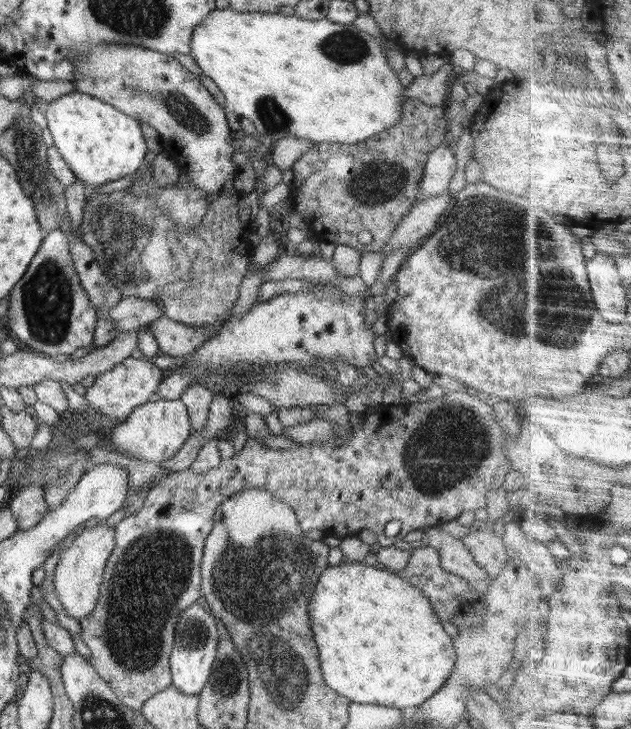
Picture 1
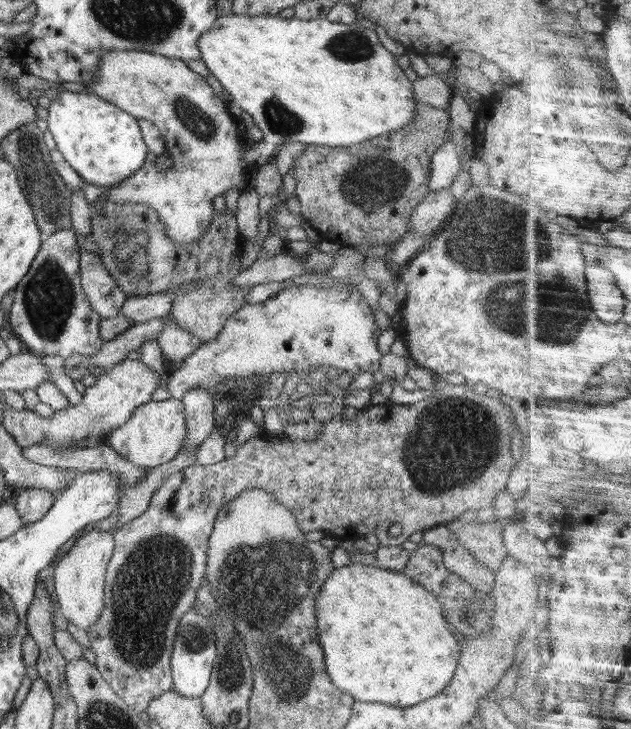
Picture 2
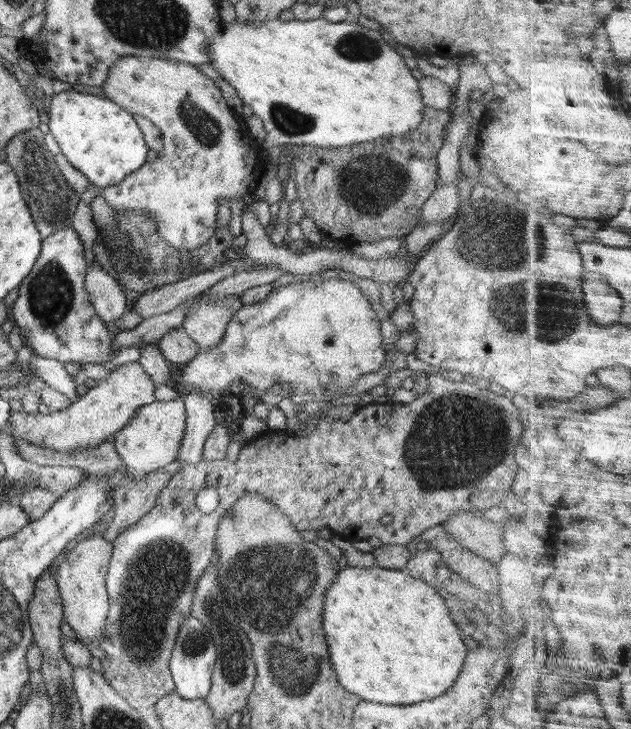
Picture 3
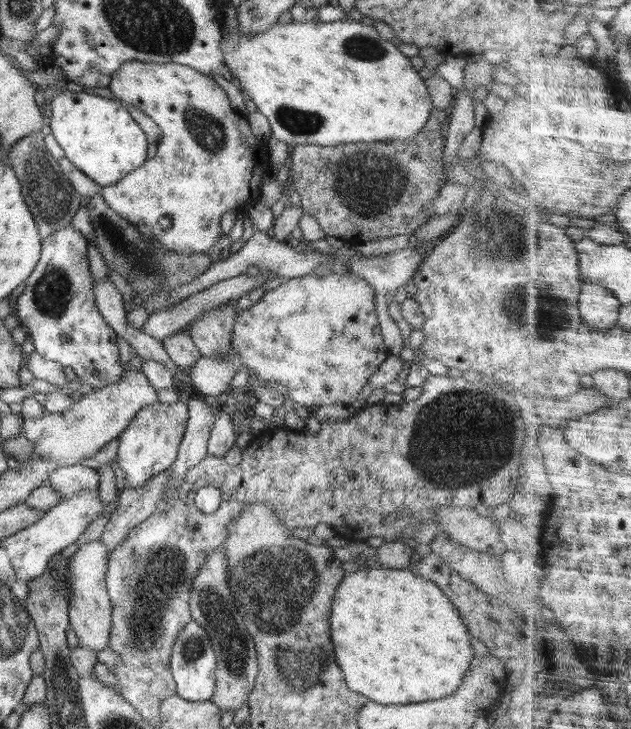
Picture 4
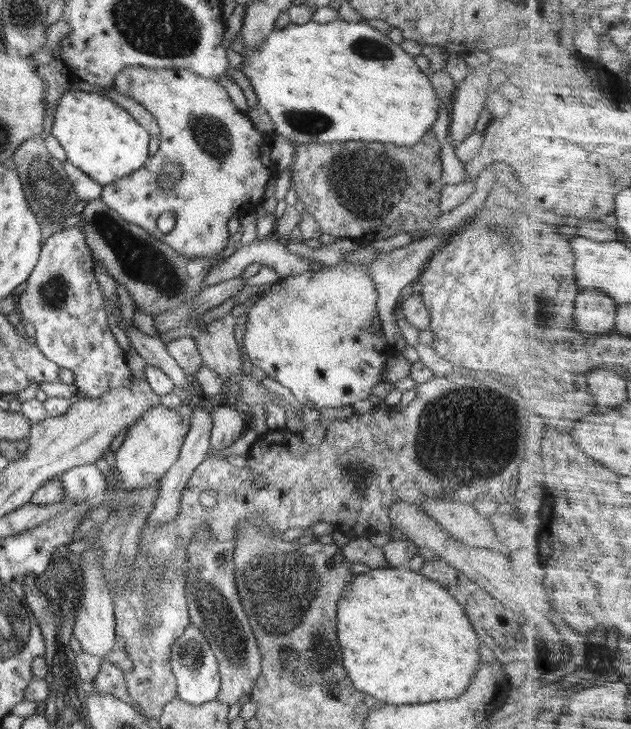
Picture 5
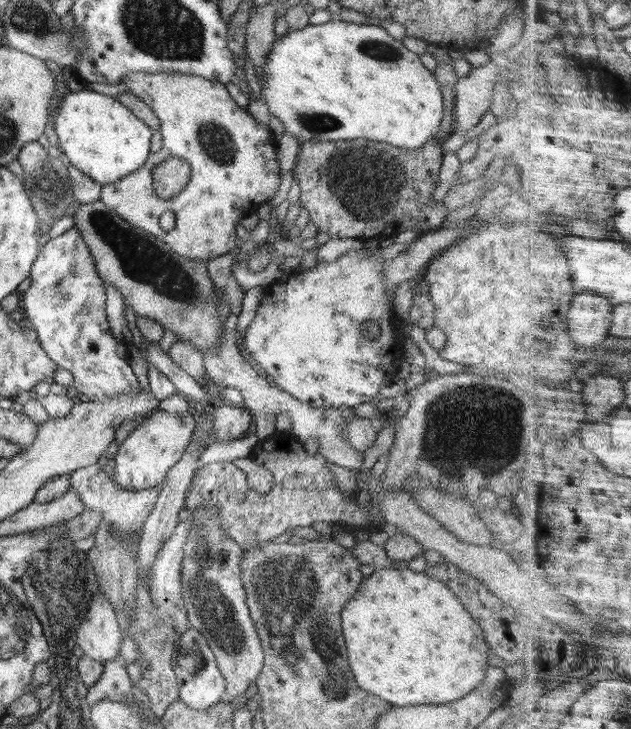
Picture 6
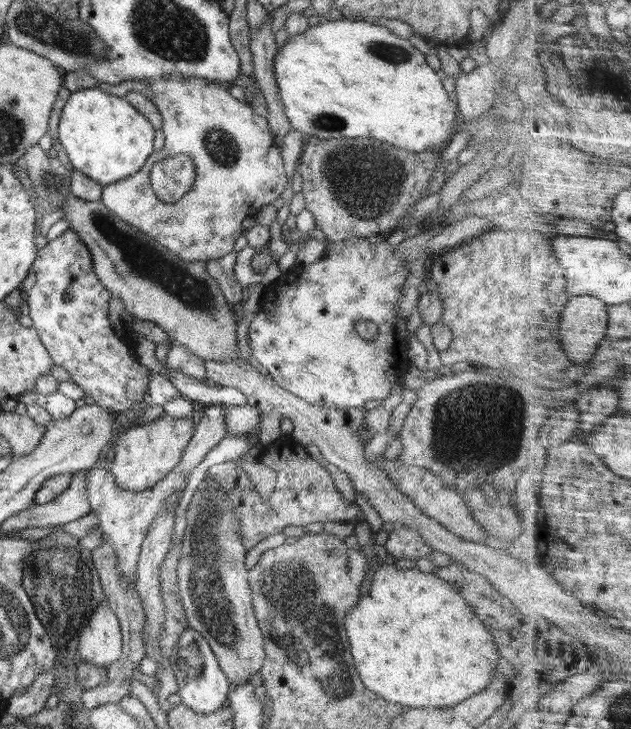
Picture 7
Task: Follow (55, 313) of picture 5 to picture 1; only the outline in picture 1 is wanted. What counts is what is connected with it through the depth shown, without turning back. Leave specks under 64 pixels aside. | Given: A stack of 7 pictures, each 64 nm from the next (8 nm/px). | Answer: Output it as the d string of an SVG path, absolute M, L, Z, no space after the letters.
M52 230L46 234L32 264L10 294L5 326L10 335L44 356L70 356L78 348L93 348L98 319L98 310L91 305L75 271L66 235L60 230Z

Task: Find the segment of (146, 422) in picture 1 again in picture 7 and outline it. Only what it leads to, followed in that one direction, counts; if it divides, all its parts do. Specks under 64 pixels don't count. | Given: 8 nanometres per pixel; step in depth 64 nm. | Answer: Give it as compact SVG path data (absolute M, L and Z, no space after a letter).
M165 414L148 424L133 425L117 435L117 445L110 452L108 461L116 484L125 491L152 488L181 461L194 429L191 417L178 418Z

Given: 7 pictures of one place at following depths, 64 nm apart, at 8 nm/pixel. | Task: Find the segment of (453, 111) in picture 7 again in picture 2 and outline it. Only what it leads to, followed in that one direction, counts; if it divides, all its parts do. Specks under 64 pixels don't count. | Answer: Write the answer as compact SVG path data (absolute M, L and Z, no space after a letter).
M236 13L229 15L220 15L216 17L215 23L205 30L197 40L197 47L200 51L200 58L206 68L214 75L214 78L222 85L224 92L226 91L232 96L231 105L228 104L230 111L241 113L246 111L248 116L252 117L254 123L262 130L264 139L260 148L256 148L256 152L248 152L246 163L254 164L261 167L269 161L272 161L276 150L286 142L298 142L298 144L340 147L353 146L366 140L376 139L395 130L400 130L404 126L408 126L414 116L416 116L416 108L418 108L418 100L414 96L414 86L410 78L406 77L406 73L398 66L396 55L388 51L379 41L379 37L374 29L363 28L358 22L352 24L340 24L338 22L330 22L326 17L316 20L302 20L295 16L291 18L282 18L278 15L258 15L244 16Z

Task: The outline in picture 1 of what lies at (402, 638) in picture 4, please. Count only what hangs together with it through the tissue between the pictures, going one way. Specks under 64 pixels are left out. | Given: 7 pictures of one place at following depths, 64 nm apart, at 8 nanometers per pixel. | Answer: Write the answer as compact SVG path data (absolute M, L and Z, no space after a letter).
M366 562L332 566L320 574L314 596L307 605L324 683L351 703L378 704L409 711L441 690L454 670L453 638L444 631L428 597L394 572L374 568Z

